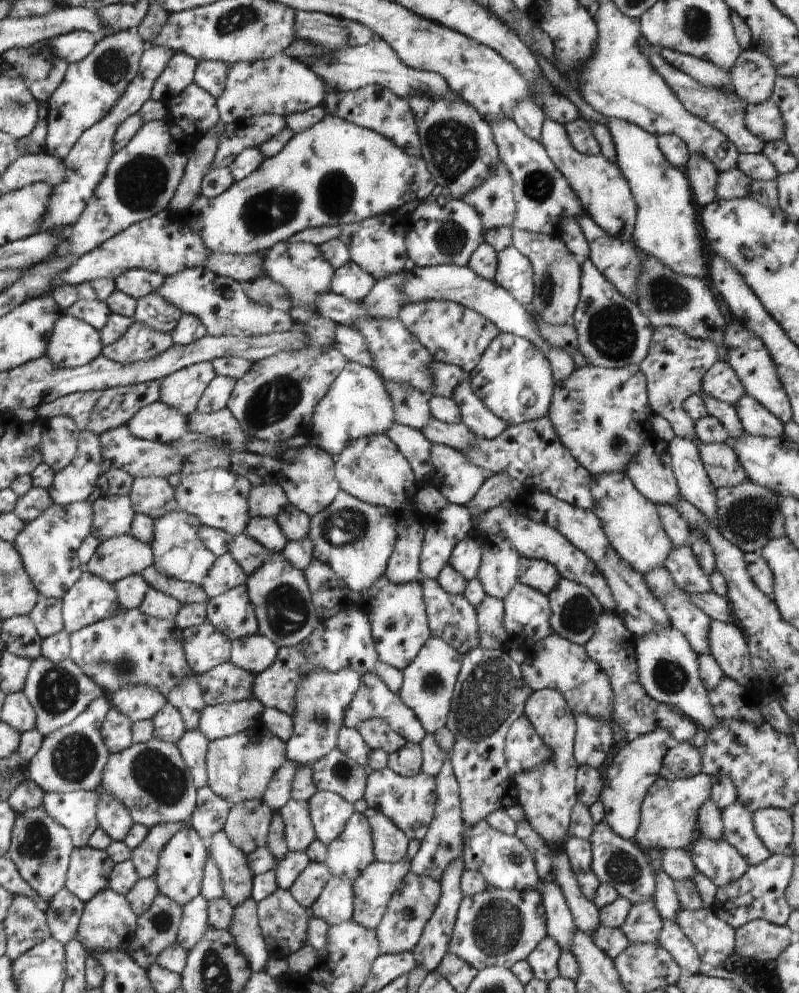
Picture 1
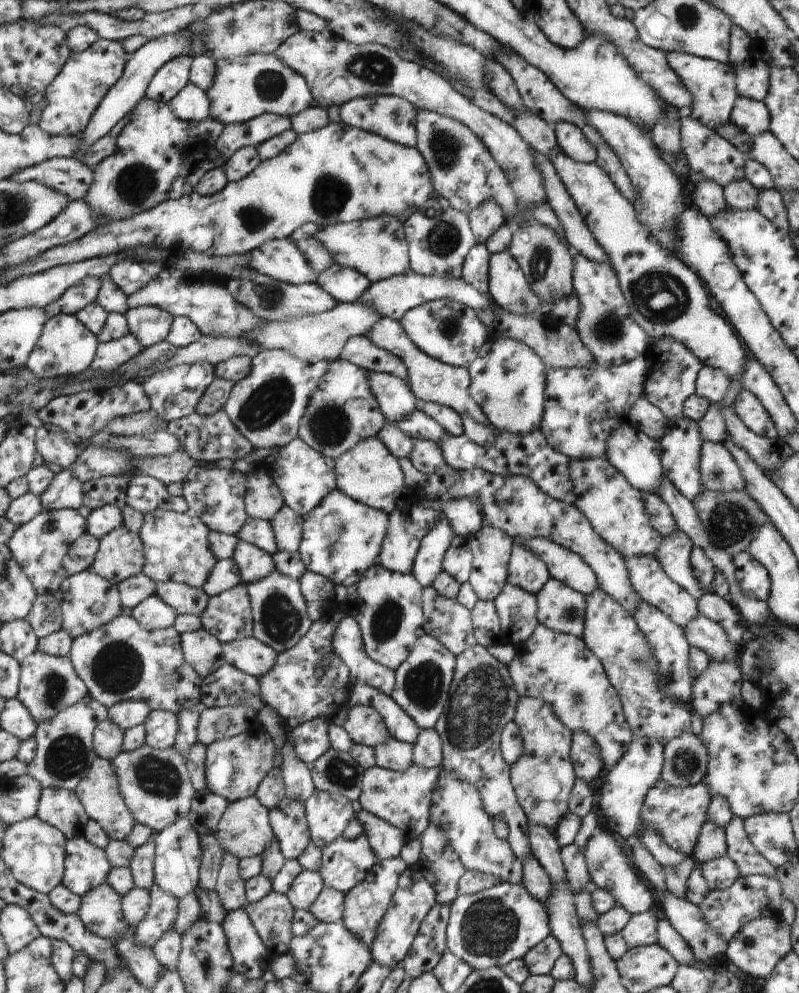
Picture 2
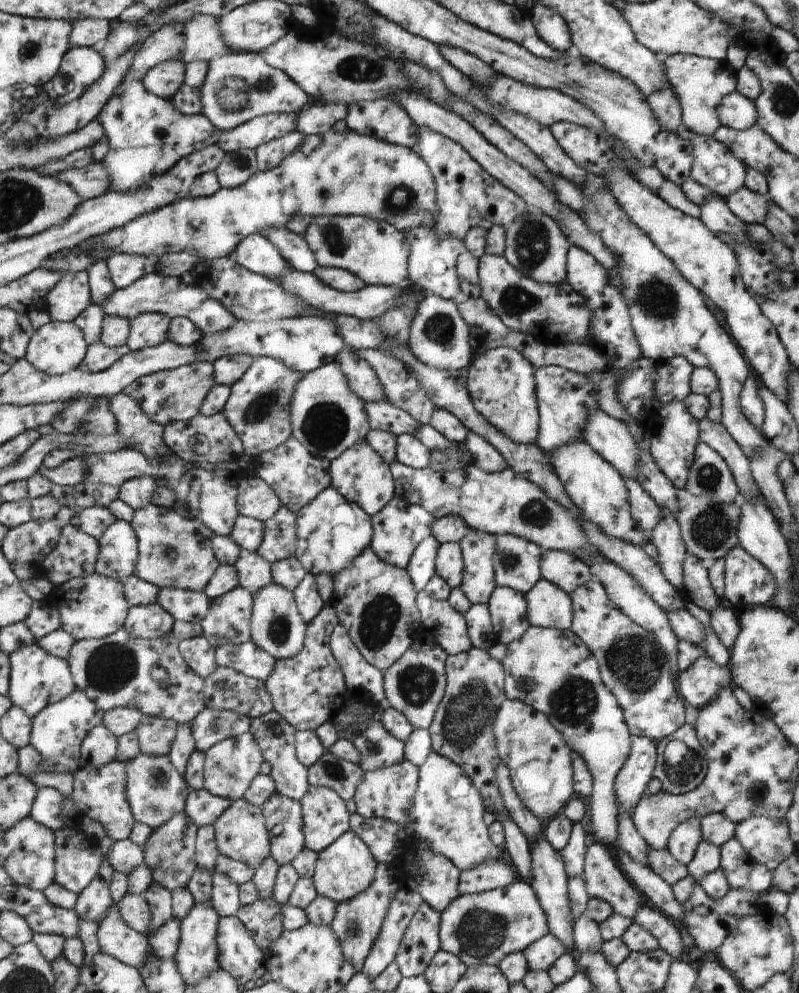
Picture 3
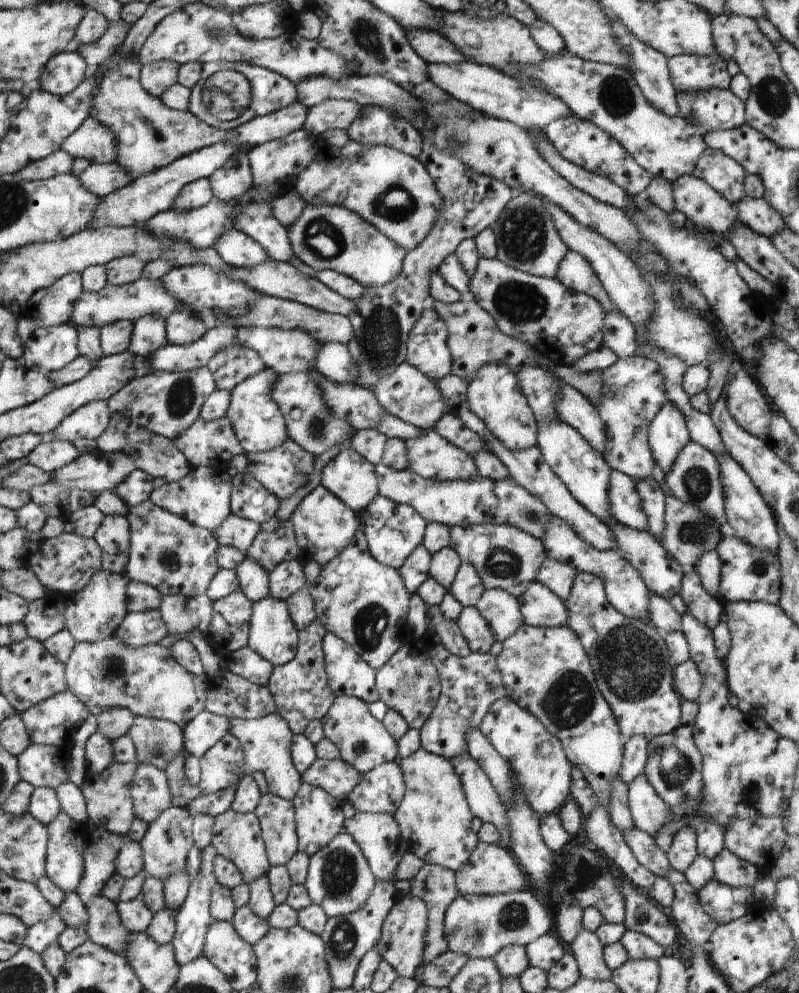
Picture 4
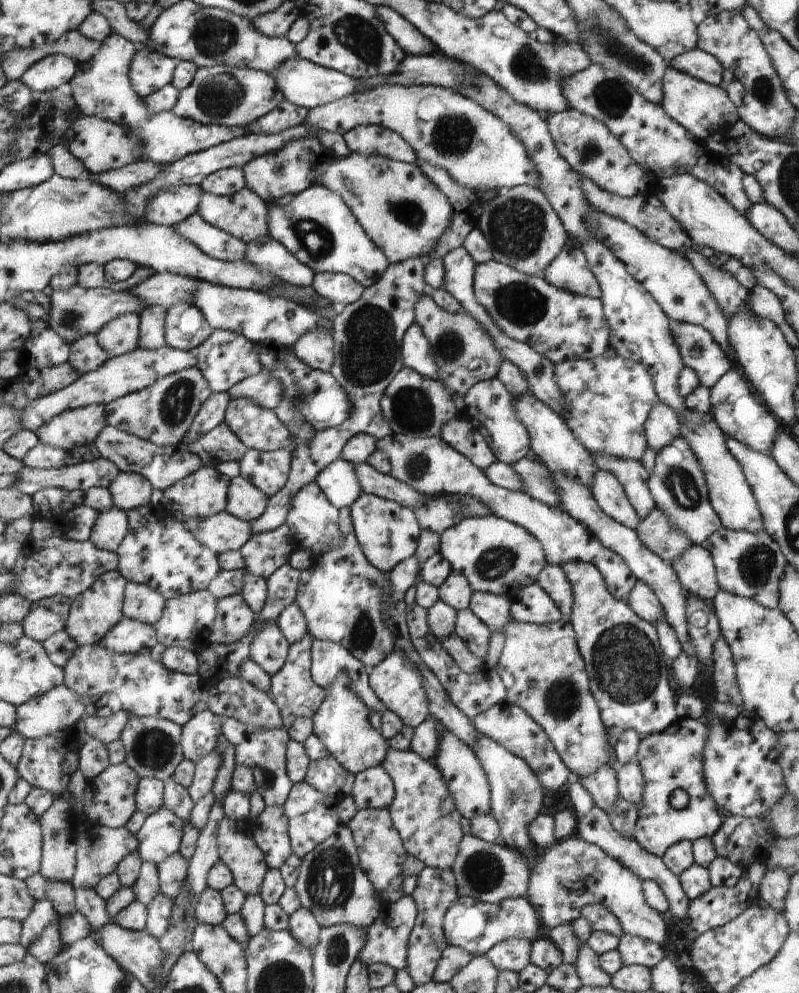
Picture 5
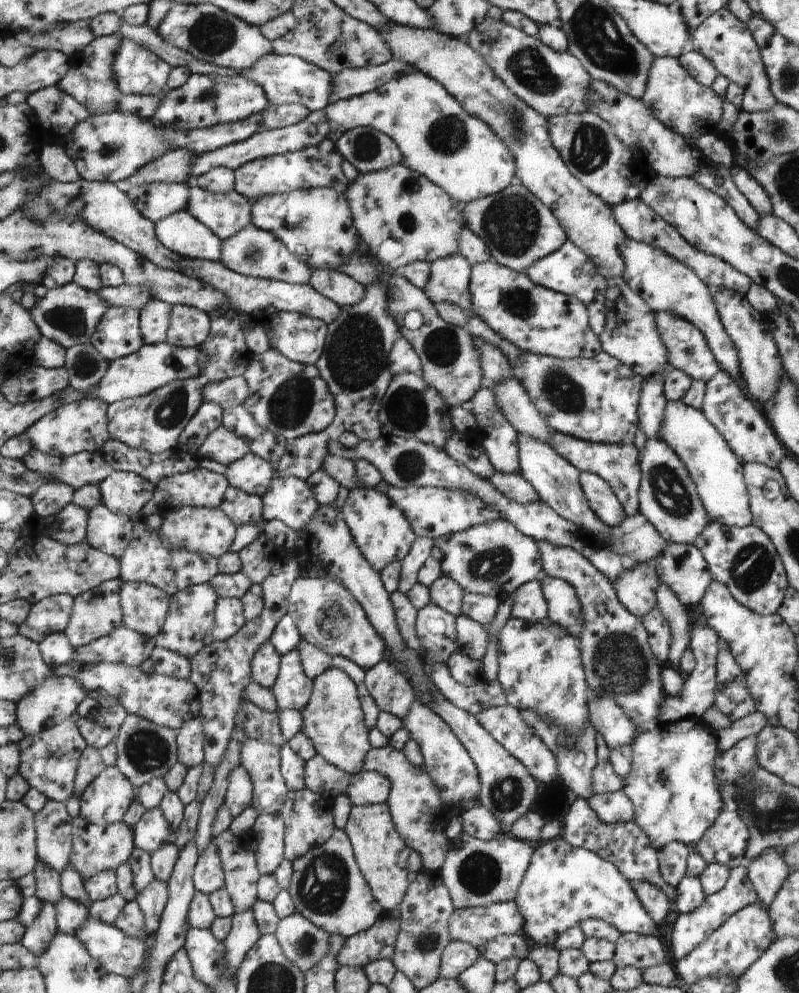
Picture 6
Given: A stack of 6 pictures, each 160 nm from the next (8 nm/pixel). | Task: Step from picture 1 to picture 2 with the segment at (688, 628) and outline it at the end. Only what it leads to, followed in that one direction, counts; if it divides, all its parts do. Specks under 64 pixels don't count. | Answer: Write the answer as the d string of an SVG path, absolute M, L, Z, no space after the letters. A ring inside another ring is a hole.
M642 555L641 557L623 556L623 558L626 566L628 566L631 583L636 588L636 592L640 595L642 601L658 607L682 628L688 624L689 620L695 619L695 616L699 613L696 600L682 587L679 587L668 578L655 555Z

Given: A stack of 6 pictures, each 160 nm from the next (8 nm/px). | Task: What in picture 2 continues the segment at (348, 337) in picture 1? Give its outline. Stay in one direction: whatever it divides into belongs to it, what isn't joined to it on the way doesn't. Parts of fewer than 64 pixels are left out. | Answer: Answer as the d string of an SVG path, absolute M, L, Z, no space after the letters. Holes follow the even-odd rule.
M354 336L346 341L340 358L362 367L366 372L388 373L407 382L410 372L401 358L382 350L368 336Z

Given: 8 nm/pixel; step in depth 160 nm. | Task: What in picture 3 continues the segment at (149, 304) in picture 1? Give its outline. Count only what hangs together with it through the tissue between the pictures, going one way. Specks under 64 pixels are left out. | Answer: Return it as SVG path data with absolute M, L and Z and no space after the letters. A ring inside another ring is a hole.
M144 313L129 321L129 337L126 344L130 351L155 347L168 340L171 318L160 313Z

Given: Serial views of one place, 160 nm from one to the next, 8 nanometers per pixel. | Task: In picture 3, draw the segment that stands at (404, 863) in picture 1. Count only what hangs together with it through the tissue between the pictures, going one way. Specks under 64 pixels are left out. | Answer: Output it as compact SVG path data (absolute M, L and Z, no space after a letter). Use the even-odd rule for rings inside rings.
M380 864L376 868L376 878L363 893L349 901L337 904L334 918L329 925L342 946L346 960L356 967L356 974L362 973L366 957L372 952L373 945L376 944L376 940L381 934L382 925L388 916L390 898L396 892L396 888L398 886L392 880L392 876L388 874L388 868Z

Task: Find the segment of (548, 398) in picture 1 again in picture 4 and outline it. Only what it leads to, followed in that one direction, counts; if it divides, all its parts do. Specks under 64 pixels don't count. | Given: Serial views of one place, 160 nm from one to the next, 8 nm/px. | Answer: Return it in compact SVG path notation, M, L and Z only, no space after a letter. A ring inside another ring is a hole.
M500 363L485 364L468 383L467 399L470 410L508 450L526 450L537 444L538 420L512 368Z

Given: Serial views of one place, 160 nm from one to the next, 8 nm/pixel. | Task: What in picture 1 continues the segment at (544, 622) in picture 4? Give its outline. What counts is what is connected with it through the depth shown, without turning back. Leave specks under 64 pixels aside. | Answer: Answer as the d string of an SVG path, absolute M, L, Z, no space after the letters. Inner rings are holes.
M561 579L549 598L553 632L570 642L585 645L597 628L602 612L601 602L595 594L580 583Z

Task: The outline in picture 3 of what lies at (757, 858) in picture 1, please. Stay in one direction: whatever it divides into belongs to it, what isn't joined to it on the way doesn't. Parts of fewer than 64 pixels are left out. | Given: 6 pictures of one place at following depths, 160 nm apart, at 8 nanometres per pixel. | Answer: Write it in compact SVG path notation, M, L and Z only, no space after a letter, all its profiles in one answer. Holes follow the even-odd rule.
M730 838L720 847L720 868L727 876L730 889L746 889L753 893L764 893L772 888L773 871L764 866L744 850L740 840Z

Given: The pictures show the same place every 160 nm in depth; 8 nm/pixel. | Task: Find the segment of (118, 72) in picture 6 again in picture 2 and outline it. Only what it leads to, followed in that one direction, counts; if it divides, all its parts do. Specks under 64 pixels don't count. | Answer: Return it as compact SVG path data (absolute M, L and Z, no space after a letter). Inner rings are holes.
M180 56L166 61L149 82L146 97L168 103L189 84L193 57Z

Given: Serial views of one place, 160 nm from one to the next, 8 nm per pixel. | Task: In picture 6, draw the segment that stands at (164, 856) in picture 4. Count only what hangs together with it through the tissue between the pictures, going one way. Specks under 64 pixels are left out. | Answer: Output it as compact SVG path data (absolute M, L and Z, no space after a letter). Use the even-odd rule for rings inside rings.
M159 806L153 809L145 809L144 814L132 830L135 847L150 854L177 840L170 822Z

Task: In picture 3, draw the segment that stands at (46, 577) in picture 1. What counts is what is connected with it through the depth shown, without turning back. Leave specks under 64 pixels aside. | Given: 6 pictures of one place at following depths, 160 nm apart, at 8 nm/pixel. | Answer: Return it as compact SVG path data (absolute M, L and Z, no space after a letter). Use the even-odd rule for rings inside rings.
M56 519L30 520L9 529L1 546L19 580L42 576L42 561L54 550L61 535Z

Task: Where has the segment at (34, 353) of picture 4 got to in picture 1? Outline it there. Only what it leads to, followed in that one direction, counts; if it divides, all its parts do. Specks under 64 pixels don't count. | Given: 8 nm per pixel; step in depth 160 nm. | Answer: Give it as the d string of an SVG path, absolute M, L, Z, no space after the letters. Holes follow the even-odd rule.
M64 312L54 325L44 357L55 367L73 369L94 360L103 347L100 333L92 325Z

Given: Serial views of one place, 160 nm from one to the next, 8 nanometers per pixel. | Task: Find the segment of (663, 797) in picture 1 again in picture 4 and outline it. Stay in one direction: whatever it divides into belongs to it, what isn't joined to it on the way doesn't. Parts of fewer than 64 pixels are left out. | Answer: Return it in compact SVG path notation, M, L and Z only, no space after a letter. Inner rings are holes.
M690 824L678 830L666 853L671 868L684 874L699 854L697 850L697 833Z

